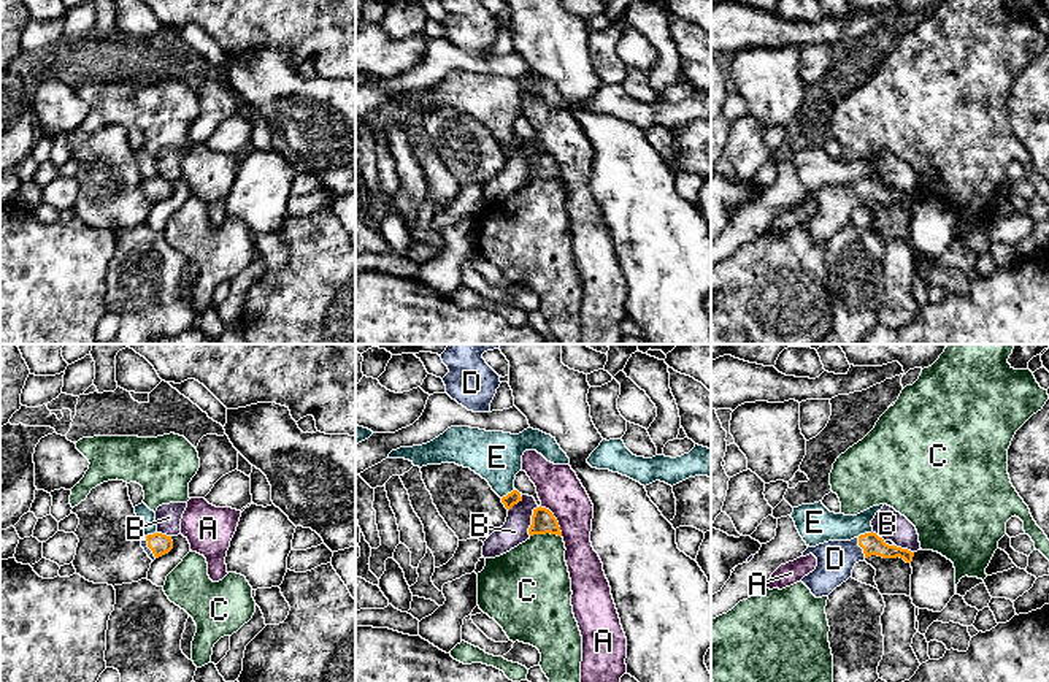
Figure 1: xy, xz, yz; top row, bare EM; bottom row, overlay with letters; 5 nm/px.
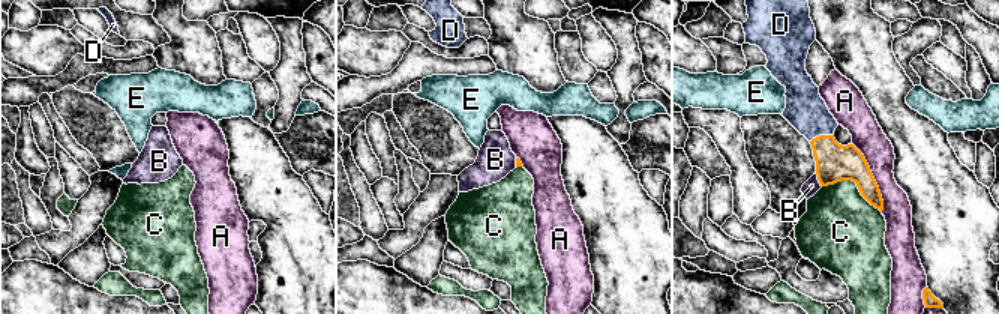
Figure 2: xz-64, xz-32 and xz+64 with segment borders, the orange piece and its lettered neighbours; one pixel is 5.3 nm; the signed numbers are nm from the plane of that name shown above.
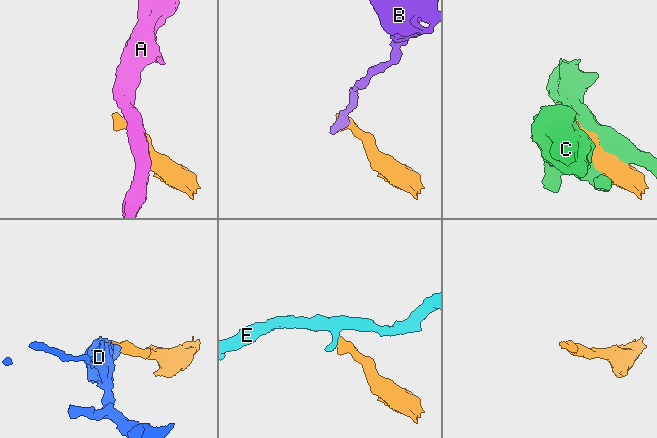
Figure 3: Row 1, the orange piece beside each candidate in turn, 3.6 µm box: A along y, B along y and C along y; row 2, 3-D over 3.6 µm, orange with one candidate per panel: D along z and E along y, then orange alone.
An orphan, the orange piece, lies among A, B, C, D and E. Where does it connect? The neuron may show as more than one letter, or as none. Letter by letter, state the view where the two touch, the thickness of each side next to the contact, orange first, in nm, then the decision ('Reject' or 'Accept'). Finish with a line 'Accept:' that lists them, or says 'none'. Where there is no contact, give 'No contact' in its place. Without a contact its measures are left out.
A: Touches orange in xz. Thickness 120 nm (orange) against 220 nm. Reject
B: Touches orange in xz. Thickness 120 nm (orange) against 140 nm. Reject
C: Touches orange in xz. Thickness 120 nm (orange) against 380 nm. Reject
D: Touches orange in yz. Thickness 110 nm (orange) against 190 nm. Accept
E: Touches orange in yz. Thickness 110 nm (orange) against 190 nm. Reject
Accept: D

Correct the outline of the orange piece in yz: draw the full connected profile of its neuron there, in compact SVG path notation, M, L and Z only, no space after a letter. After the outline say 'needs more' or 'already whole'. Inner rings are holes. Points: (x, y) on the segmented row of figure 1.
M865 533L851 541L828 541L816 547L809 547L801 557L813 554L817 566L805 576L803 582L816 598L828 596L836 587L852 576L852 569L859 561L865 561L871 555L882 558L903 558L913 561L914 552L897 546L889 546L876 533Z | needs more

